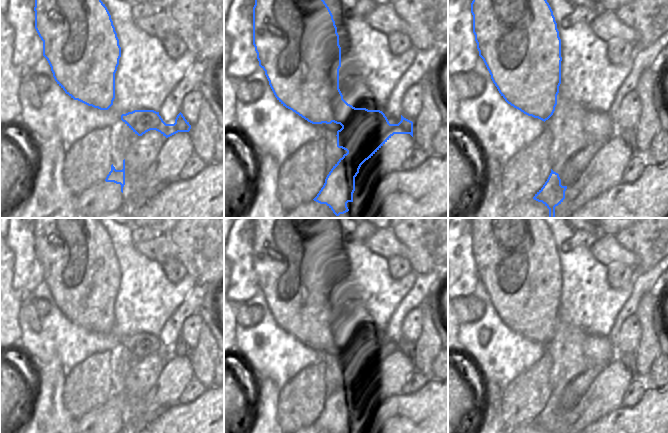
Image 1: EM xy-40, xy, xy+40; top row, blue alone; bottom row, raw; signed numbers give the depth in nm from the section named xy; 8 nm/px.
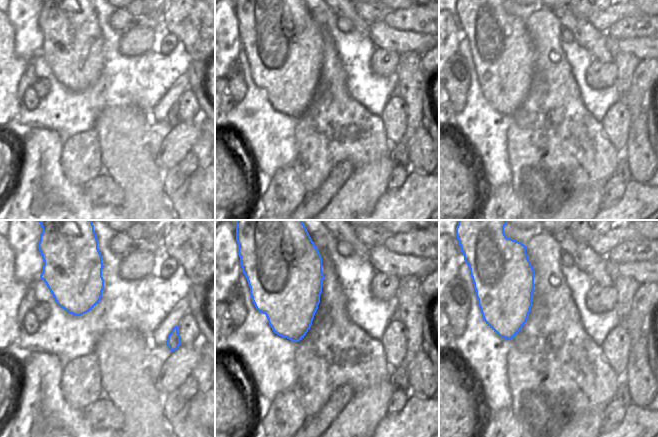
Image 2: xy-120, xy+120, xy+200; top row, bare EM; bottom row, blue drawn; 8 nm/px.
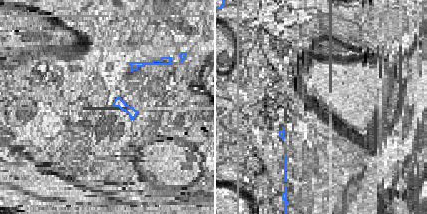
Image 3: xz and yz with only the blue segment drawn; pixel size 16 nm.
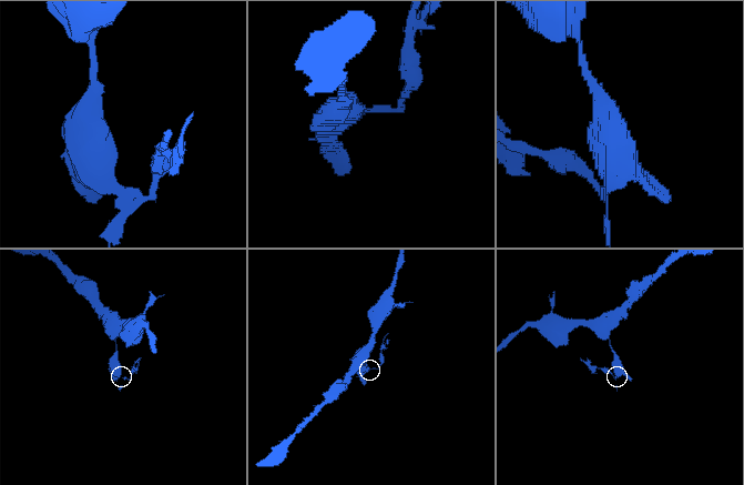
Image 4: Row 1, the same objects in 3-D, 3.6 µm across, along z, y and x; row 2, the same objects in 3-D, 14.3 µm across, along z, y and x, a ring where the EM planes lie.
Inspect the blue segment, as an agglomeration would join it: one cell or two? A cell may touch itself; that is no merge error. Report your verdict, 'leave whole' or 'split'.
split

